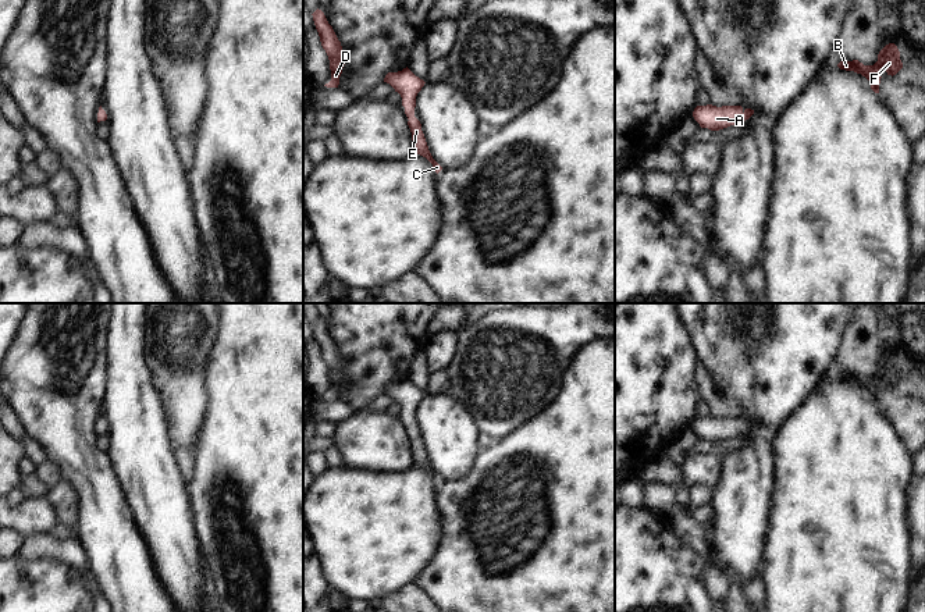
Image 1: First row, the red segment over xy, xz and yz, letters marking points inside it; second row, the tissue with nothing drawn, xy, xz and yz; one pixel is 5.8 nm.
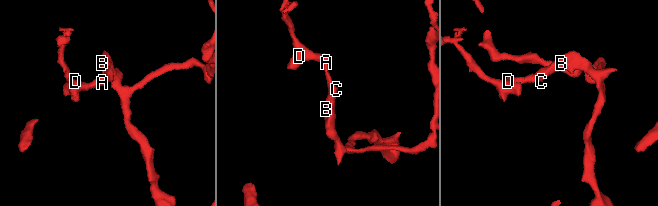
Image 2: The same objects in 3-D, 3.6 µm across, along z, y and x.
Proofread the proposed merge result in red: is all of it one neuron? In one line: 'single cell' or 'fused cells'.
single cell

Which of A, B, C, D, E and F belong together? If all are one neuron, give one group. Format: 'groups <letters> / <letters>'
groups A B C D E F

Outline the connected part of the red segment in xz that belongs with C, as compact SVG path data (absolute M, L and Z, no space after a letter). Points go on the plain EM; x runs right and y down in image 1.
M408 378L398 384L388 384L384 394L389 395L402 409L402 417L412 444L413 465L426 469L438 485L442 478L433 470L420 433L415 428L416 408L424 398L424 392L416 388Z

